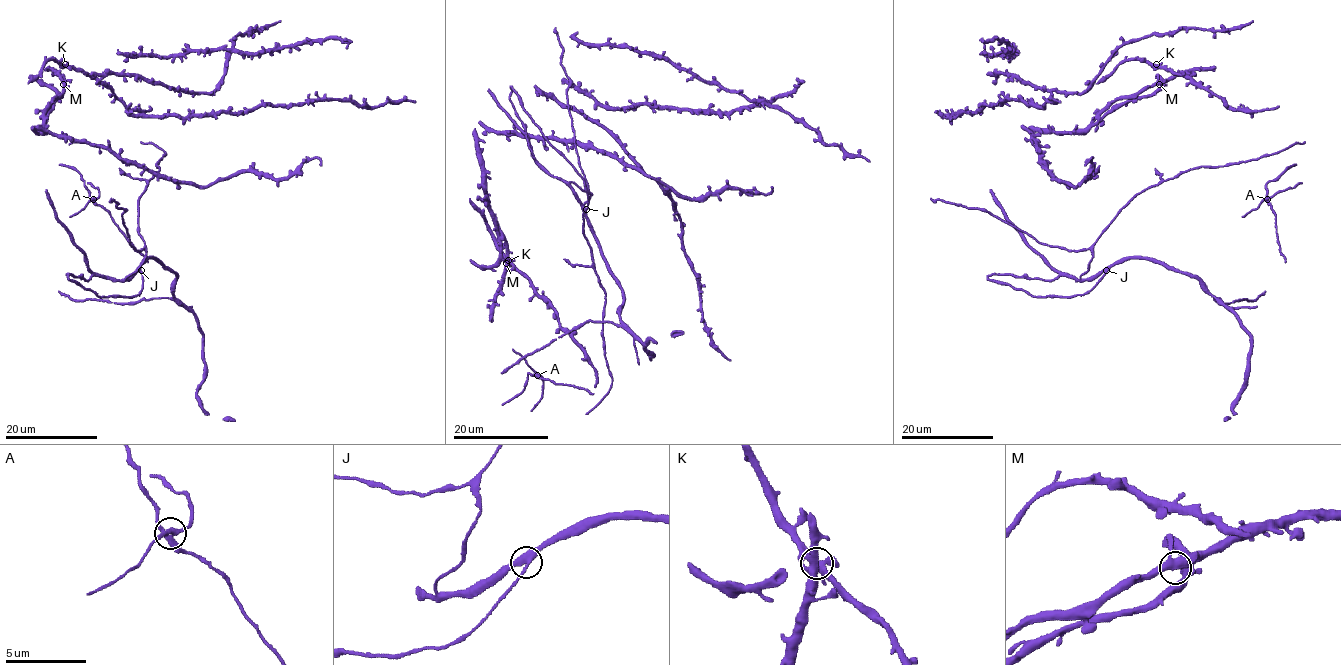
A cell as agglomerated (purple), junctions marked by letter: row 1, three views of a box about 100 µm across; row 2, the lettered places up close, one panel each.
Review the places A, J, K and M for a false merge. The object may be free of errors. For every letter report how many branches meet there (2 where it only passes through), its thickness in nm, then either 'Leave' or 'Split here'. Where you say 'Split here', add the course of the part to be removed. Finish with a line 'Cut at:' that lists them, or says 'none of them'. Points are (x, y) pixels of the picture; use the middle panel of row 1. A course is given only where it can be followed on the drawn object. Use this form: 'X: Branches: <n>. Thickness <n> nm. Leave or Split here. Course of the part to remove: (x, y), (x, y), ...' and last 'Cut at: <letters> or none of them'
A: Branches: 4. Thickness 320 nm. Split here. Course of the part to remove: (536, 375), (542, 379), (542, 396), (531, 411)
J: Branches: 3. Thickness 300 nm. Leave
K: Branches: 4. Thickness 400 nm. Leave
M: Branches: 4. Thickness 440 nm. Leave
Cut at: A

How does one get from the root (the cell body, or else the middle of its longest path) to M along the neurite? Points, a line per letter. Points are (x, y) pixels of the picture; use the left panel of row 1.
M: (63, 69), (63, 84)

